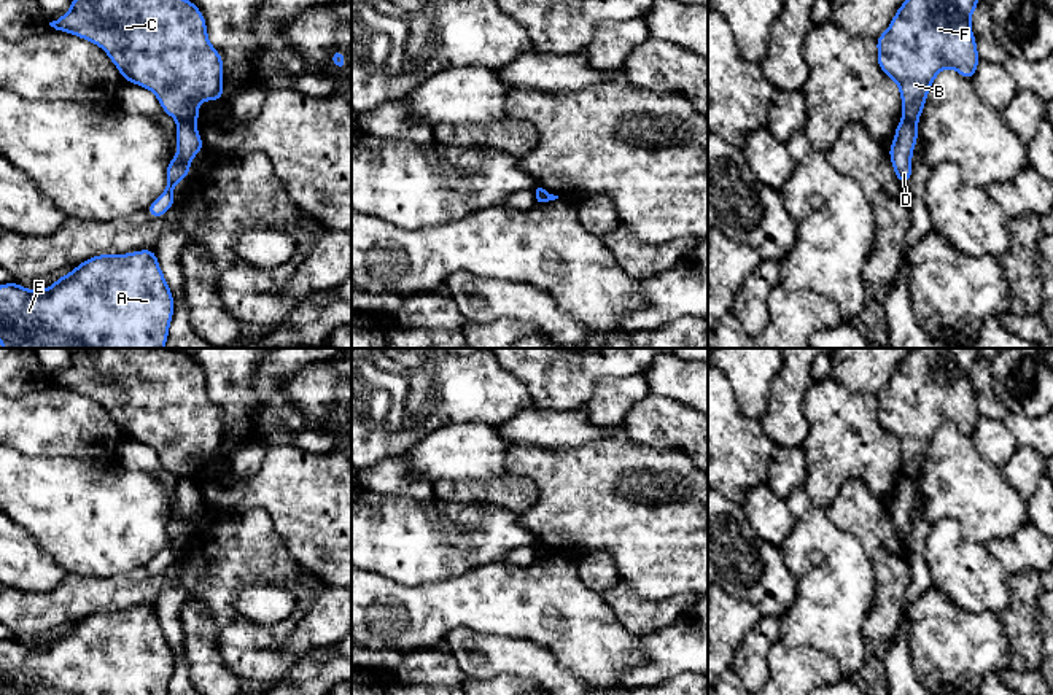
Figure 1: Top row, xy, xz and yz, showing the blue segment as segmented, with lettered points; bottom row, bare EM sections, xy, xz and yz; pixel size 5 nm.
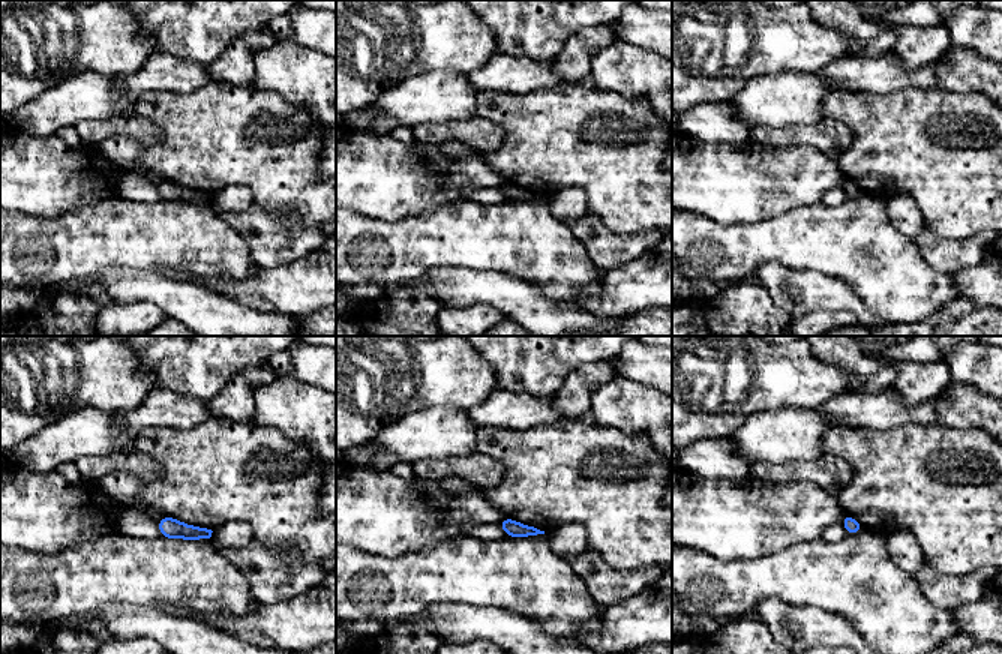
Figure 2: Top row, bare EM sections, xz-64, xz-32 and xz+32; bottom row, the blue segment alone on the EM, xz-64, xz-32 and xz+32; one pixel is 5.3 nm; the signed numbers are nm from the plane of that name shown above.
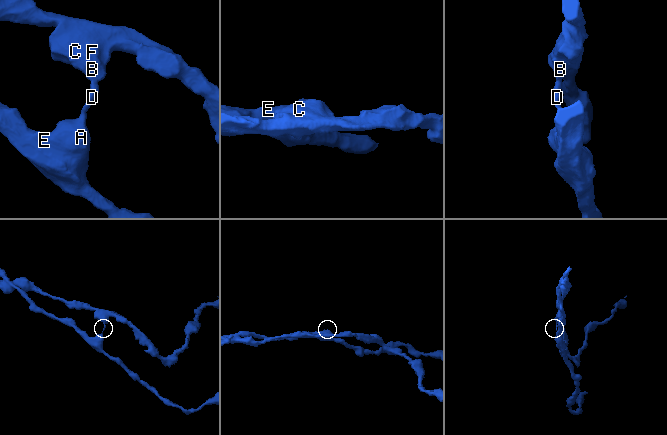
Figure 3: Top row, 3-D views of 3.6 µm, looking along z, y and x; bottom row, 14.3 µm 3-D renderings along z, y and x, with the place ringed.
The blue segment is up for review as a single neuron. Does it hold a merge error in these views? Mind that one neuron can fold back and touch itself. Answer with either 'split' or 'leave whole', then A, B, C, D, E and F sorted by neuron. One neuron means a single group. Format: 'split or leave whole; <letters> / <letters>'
split; A D E / B C F

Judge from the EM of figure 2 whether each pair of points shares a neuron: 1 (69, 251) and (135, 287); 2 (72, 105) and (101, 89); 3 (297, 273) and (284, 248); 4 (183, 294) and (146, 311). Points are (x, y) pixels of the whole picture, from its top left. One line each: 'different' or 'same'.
1: different
2: same
3: different
4: different

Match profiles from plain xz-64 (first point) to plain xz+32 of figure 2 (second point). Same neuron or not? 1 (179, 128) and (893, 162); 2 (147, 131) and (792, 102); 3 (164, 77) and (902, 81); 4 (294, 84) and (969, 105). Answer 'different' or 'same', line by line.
1: same
2: different
3: same
4: different

